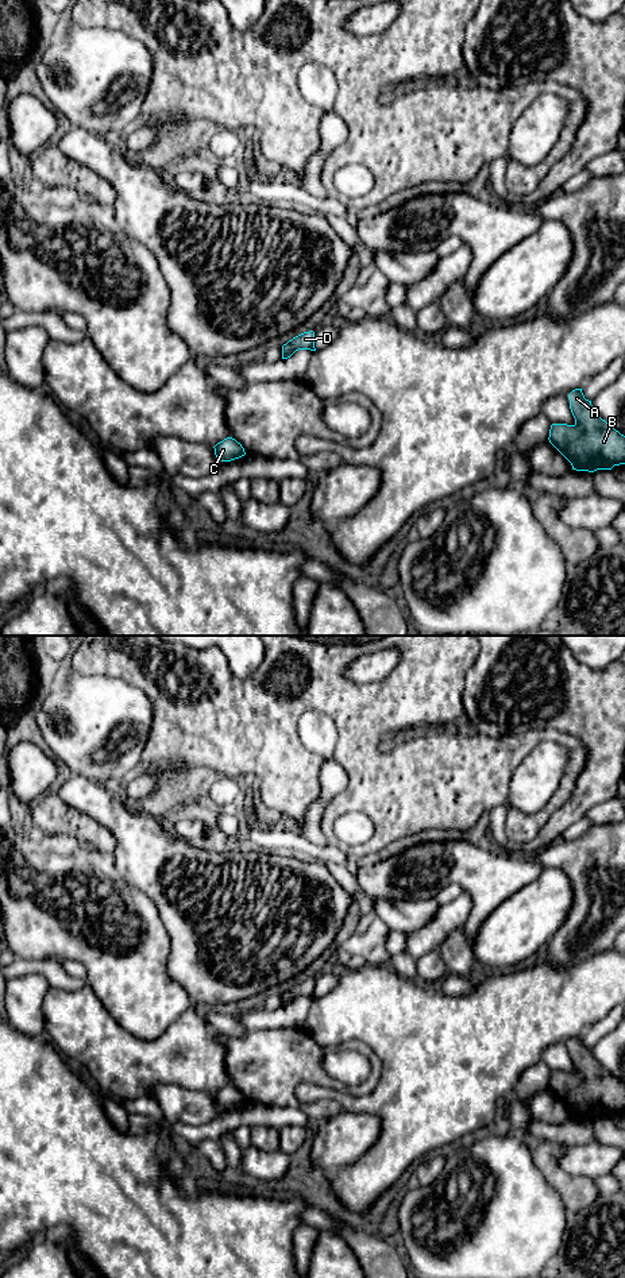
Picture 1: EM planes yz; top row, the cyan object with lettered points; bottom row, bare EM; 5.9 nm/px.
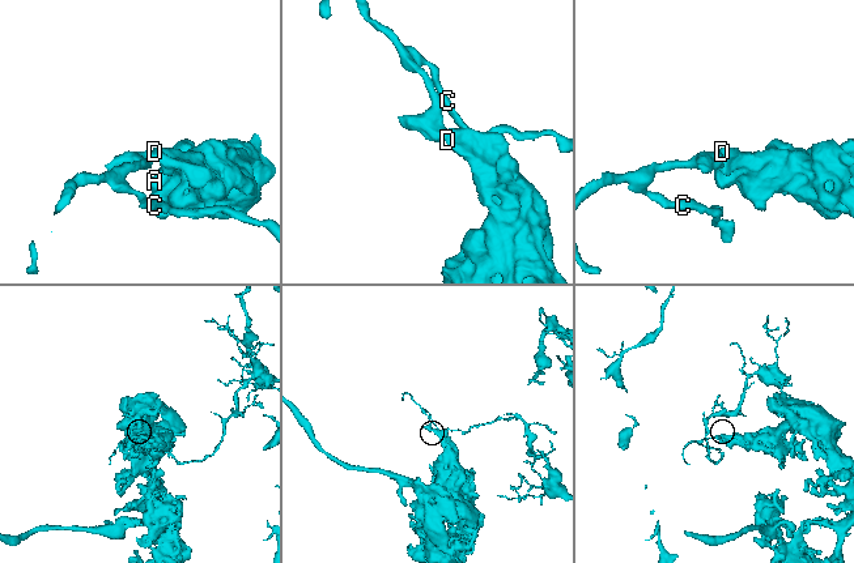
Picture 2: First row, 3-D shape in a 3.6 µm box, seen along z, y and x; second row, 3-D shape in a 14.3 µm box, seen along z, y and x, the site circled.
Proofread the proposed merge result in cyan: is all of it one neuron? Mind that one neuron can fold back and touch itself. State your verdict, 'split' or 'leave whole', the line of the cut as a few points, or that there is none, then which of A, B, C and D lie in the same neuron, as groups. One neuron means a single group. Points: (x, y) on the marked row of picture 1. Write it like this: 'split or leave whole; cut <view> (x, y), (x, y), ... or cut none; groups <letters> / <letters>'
split; cut yz (292, 352), (282, 356); groups A B D / C

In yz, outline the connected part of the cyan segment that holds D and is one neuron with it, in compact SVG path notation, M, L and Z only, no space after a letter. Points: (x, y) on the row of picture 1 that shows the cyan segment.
M304 332L292 340L289 340L286 344L282 345L282 356L288 356L294 354L298 350L310 350L316 351L315 348L315 332Z

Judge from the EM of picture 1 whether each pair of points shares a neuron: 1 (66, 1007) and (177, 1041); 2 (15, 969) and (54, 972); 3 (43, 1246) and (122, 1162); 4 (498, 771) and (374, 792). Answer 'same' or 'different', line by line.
1: same
2: same
3: different
4: same

